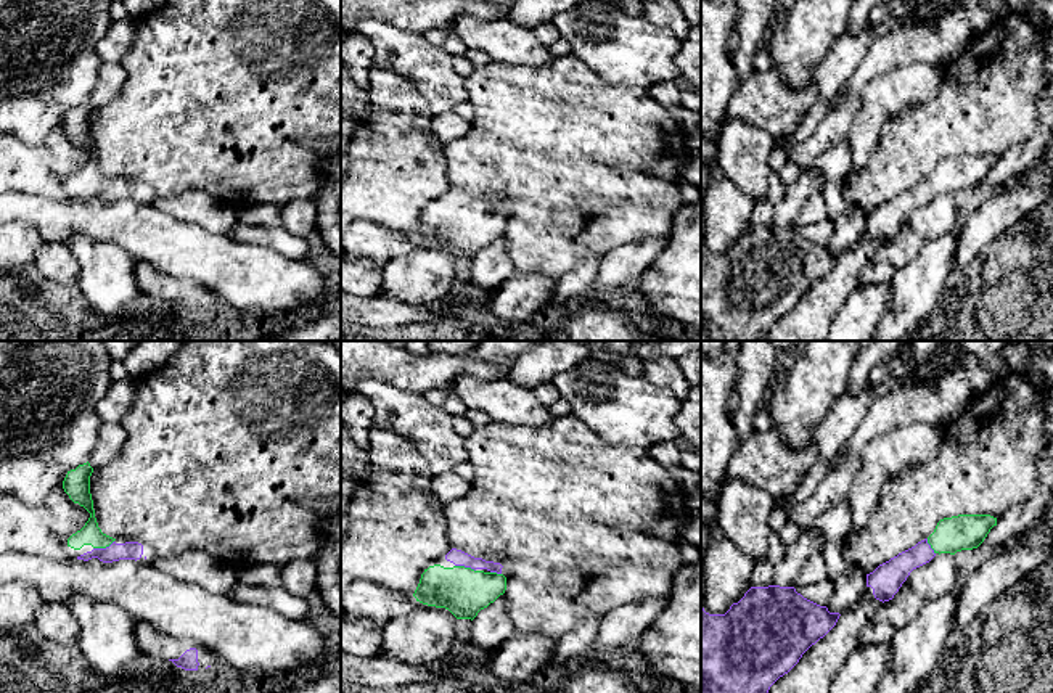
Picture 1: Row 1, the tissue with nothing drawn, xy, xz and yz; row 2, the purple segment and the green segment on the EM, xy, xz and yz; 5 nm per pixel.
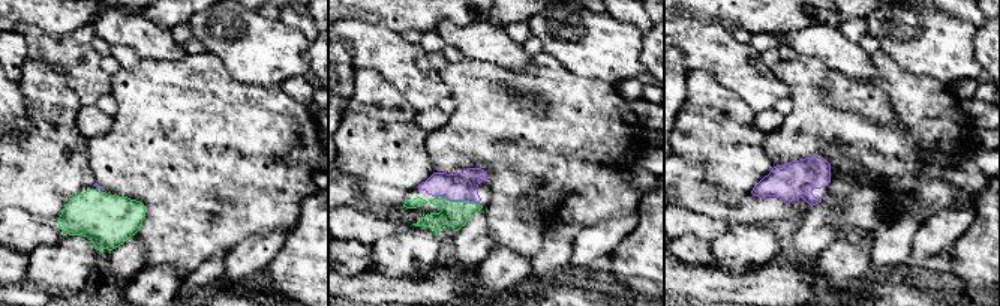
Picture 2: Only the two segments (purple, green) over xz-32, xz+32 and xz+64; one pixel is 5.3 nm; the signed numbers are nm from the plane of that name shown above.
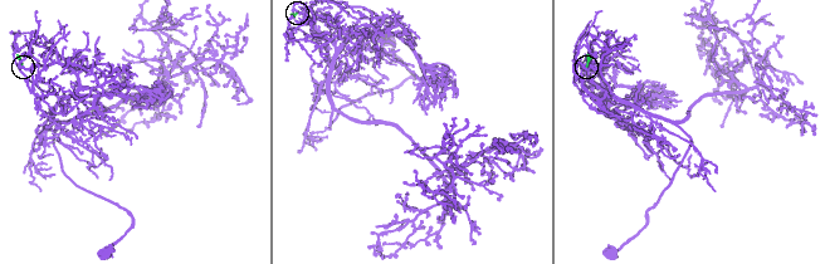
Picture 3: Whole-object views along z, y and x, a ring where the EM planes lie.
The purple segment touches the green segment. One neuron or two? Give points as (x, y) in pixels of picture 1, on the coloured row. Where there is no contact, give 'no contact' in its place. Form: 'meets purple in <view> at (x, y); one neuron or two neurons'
meets purple in xy at (103, 549); one neuron

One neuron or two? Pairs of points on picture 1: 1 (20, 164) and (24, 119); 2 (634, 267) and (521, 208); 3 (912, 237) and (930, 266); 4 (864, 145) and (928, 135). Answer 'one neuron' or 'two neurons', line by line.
1: two neurons
2: two neurons
3: two neurons
4: two neurons

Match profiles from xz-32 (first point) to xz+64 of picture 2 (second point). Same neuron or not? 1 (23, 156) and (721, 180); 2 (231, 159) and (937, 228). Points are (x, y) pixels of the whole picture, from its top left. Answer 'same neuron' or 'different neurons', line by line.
1: same neuron
2: different neurons

